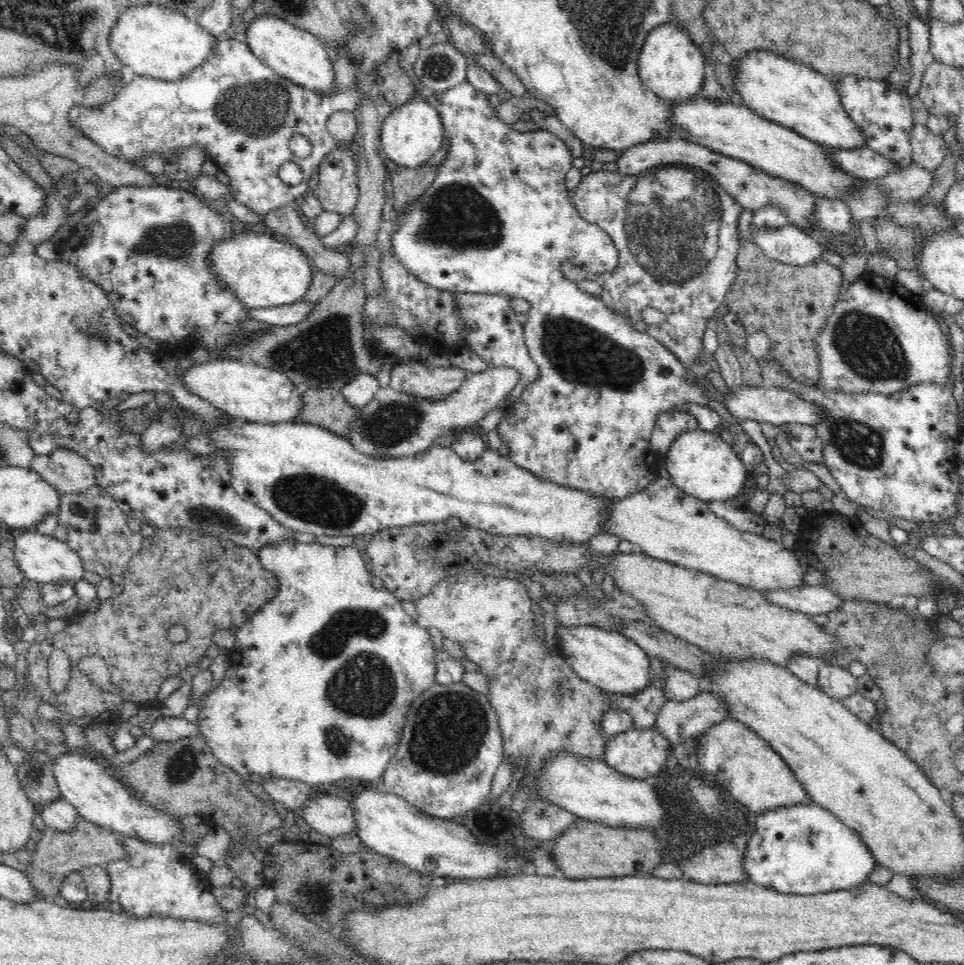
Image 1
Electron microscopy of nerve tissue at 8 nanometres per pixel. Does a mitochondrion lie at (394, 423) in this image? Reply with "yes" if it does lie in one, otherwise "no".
yes

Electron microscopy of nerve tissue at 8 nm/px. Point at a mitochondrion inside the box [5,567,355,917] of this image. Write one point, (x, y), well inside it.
(185, 764)

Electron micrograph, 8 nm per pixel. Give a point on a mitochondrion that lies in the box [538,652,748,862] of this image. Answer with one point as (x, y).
(699, 776)

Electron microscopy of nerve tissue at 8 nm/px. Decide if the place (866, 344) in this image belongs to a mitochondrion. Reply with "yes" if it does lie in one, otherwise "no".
yes

